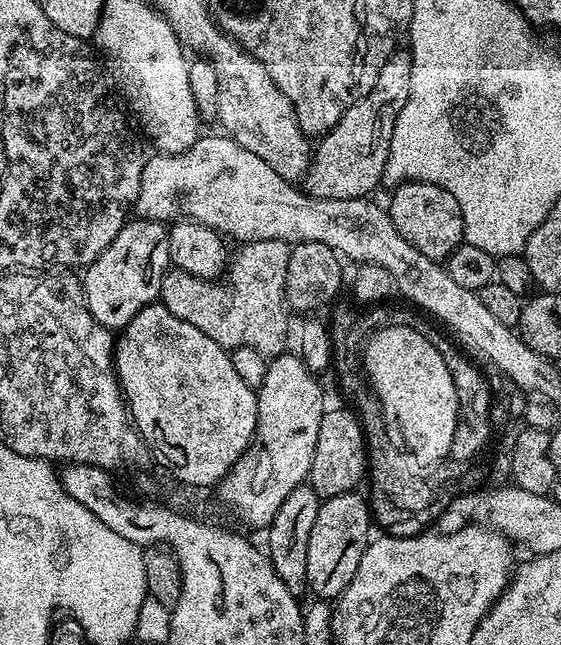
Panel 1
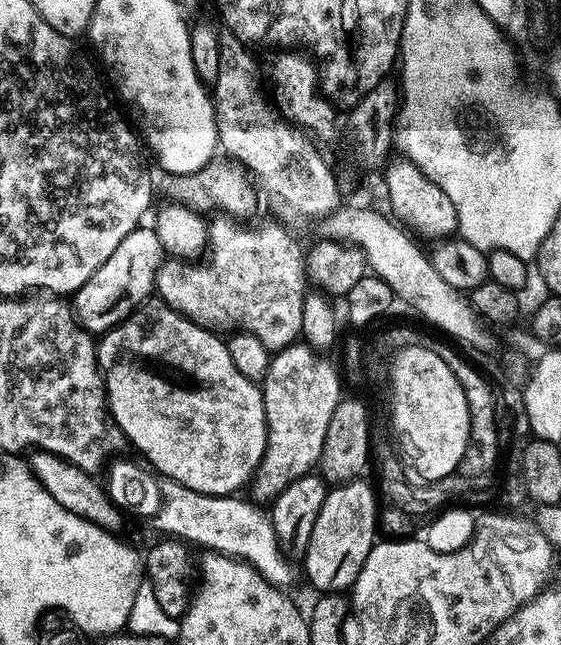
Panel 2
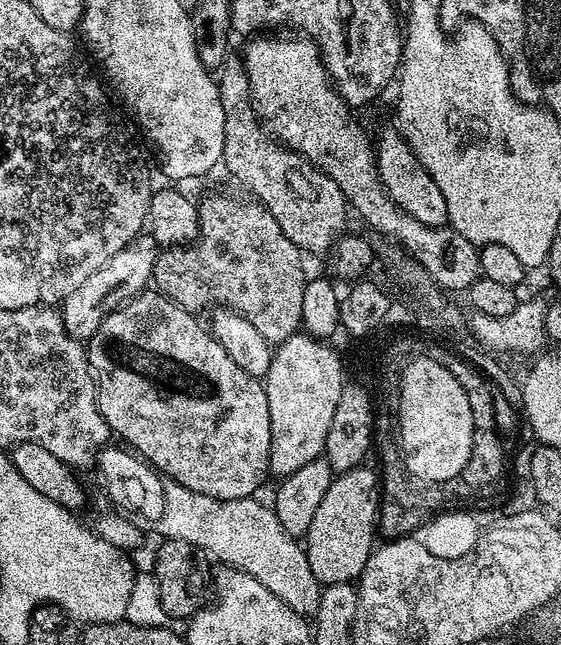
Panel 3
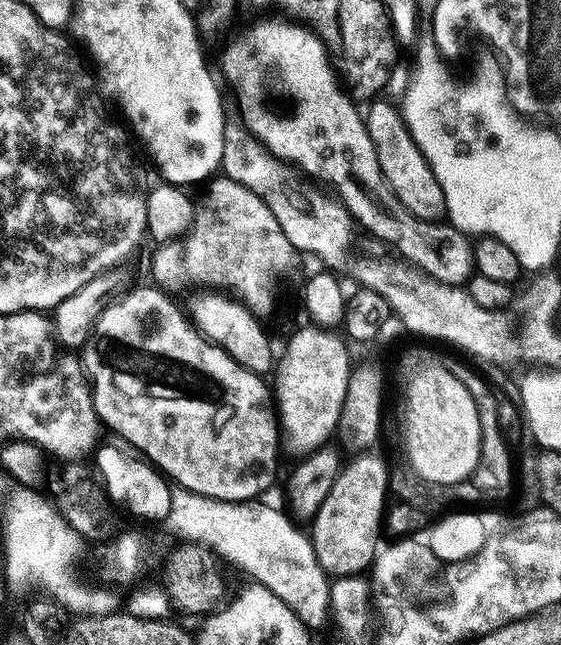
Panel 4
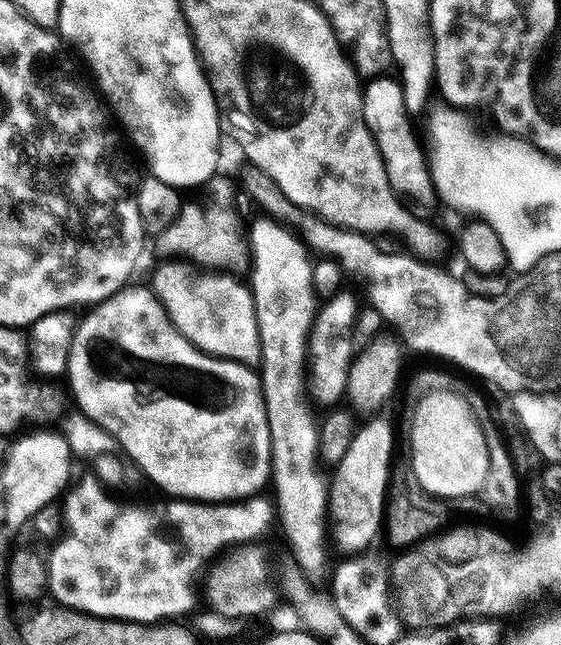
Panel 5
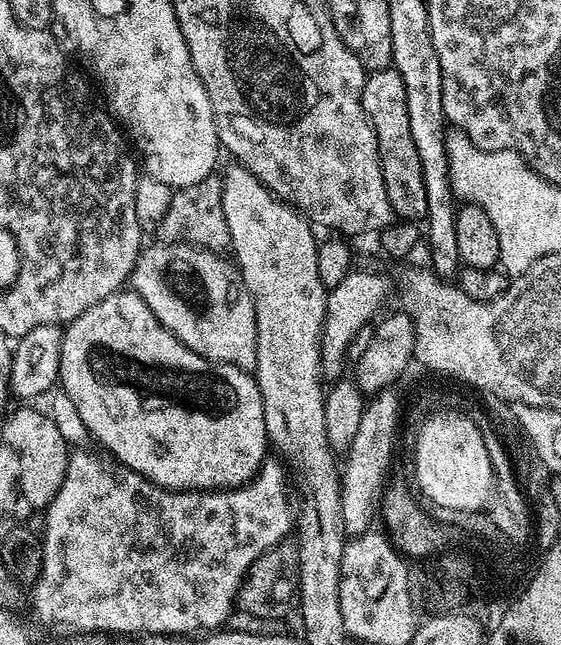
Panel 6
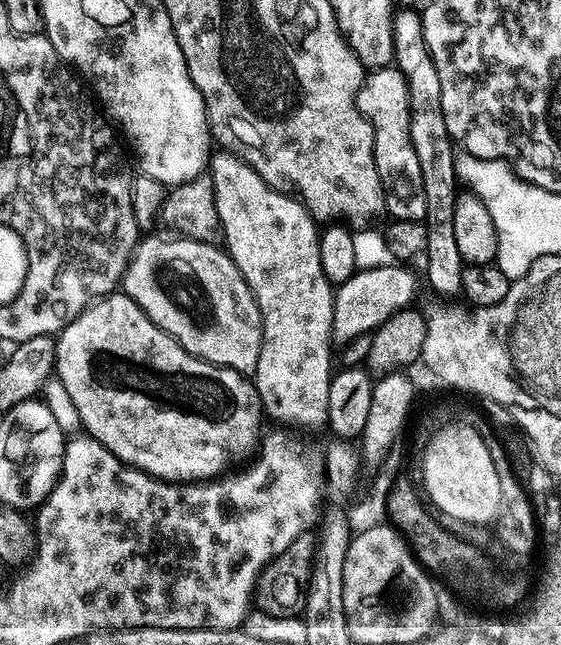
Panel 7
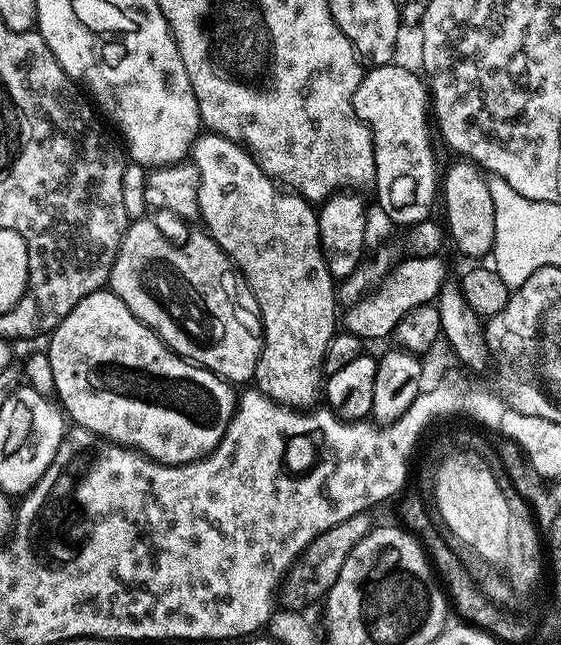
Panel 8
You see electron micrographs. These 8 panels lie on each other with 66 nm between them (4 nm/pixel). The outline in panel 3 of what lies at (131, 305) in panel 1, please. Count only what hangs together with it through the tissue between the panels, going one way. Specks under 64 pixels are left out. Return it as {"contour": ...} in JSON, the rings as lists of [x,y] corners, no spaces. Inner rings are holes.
{"contour":[[[141,234],[123,248],[118,250],[106,266],[98,266],[78,290],[74,290],[62,301],[62,315],[66,330],[75,340],[87,342],[100,328],[100,323],[111,314],[124,307],[129,300],[135,300],[149,287],[152,271],[156,265],[158,245],[150,234]]]}

